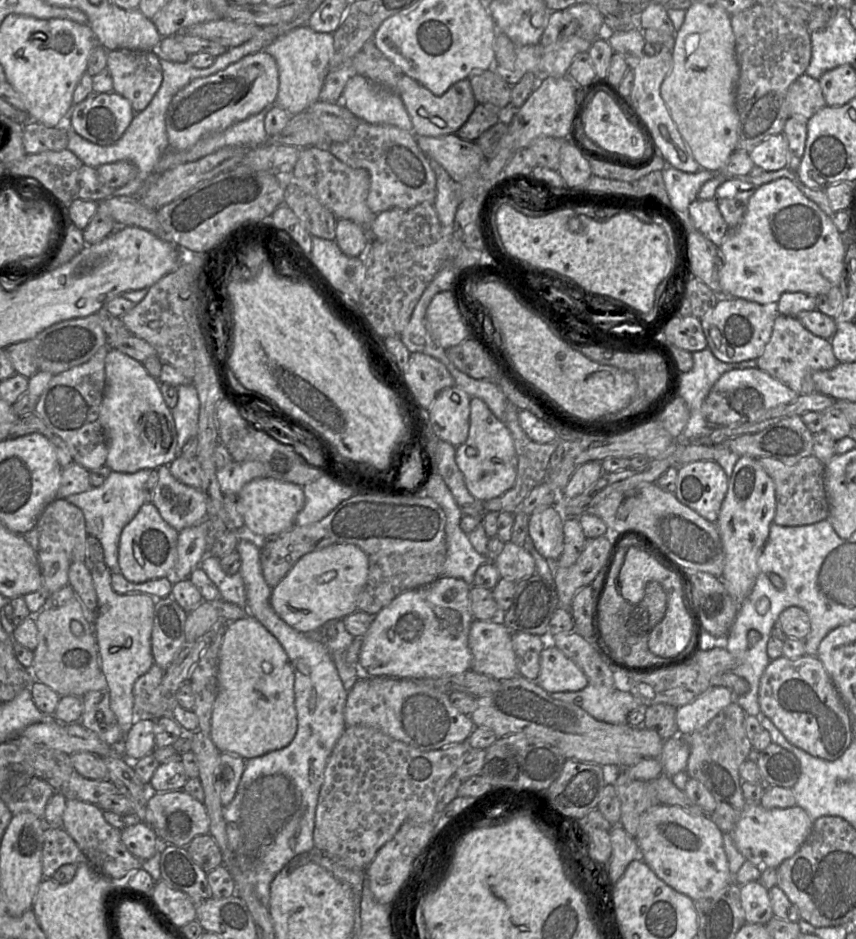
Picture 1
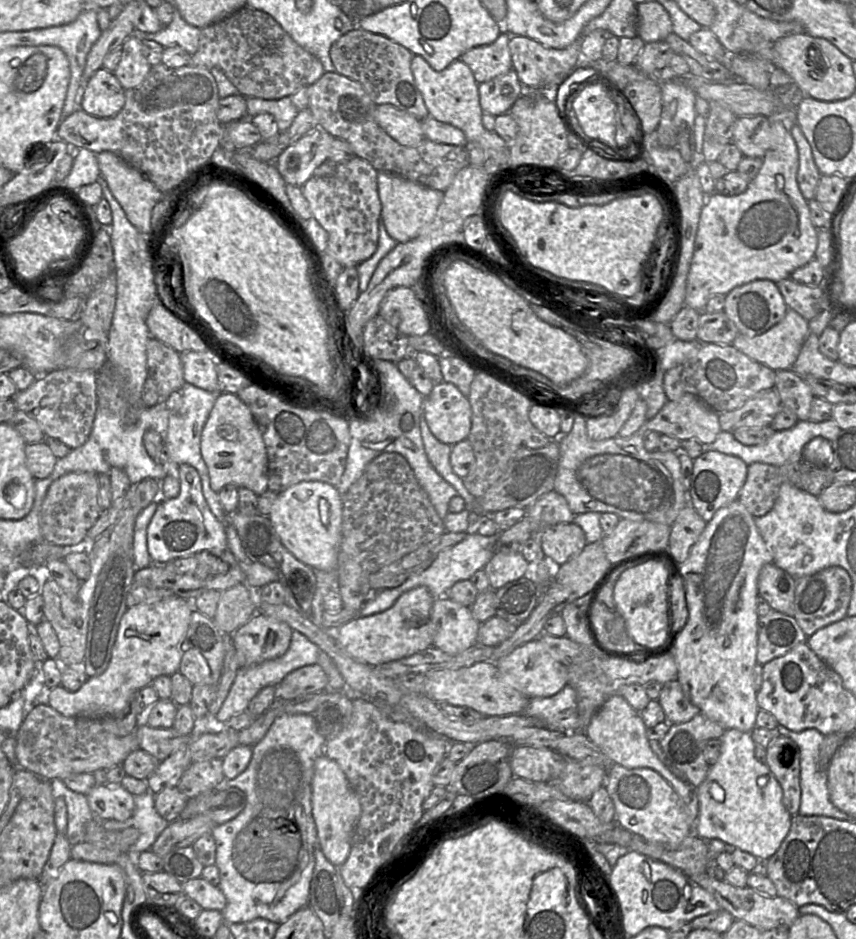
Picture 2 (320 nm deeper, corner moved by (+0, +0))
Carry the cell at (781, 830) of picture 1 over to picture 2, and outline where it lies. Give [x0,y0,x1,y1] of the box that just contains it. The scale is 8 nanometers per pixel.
[690,729,792,860]

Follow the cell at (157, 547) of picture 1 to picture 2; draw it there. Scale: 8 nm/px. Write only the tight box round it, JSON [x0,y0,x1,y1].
[147,464,228,563]

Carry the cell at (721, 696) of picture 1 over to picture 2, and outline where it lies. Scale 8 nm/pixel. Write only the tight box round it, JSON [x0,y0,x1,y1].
[657,680,701,724]

